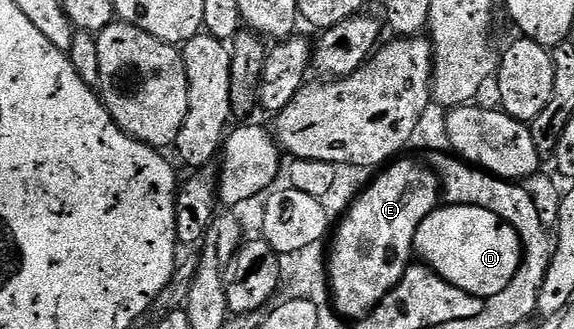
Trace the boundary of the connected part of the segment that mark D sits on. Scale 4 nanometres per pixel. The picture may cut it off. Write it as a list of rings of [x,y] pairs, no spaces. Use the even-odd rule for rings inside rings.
[[[440,205],[421,224],[415,233],[414,253],[419,254],[424,263],[444,278],[449,284],[463,289],[465,294],[486,300],[497,296],[497,292],[505,292],[509,280],[523,259],[523,248],[517,232],[507,222],[497,217],[493,212],[479,206]]]

